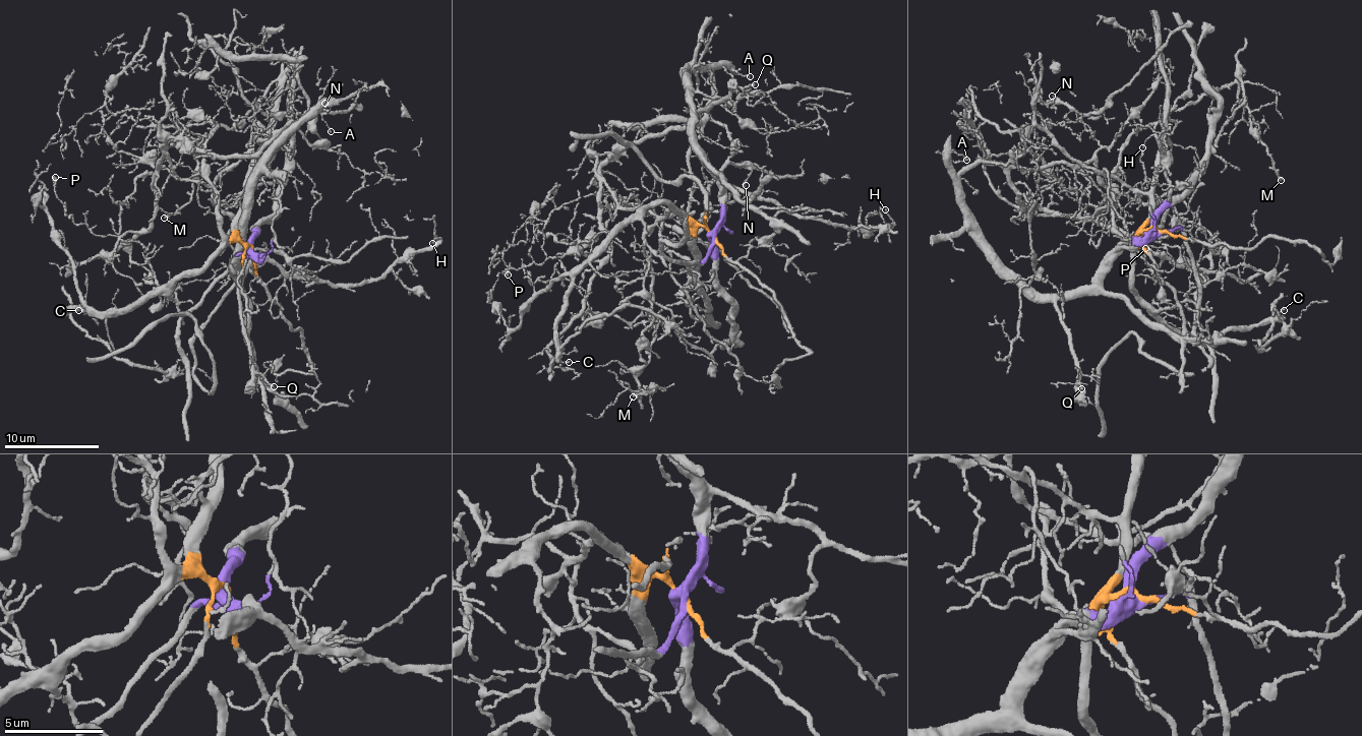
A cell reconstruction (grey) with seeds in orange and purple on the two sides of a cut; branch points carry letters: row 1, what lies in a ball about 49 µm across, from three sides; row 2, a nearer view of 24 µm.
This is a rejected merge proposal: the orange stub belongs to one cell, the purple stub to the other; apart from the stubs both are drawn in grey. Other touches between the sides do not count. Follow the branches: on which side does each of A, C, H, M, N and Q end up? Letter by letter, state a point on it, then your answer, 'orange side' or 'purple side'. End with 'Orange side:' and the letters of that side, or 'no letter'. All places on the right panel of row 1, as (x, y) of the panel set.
A: (966, 160) | purple side
C: (1284, 310) | orange side
H: (1142, 147) | purple side
M: (1281, 180) | orange side
N: (1052, 96) | orange side
Q: (1081, 388) | purple side
Orange side: C, M, N

